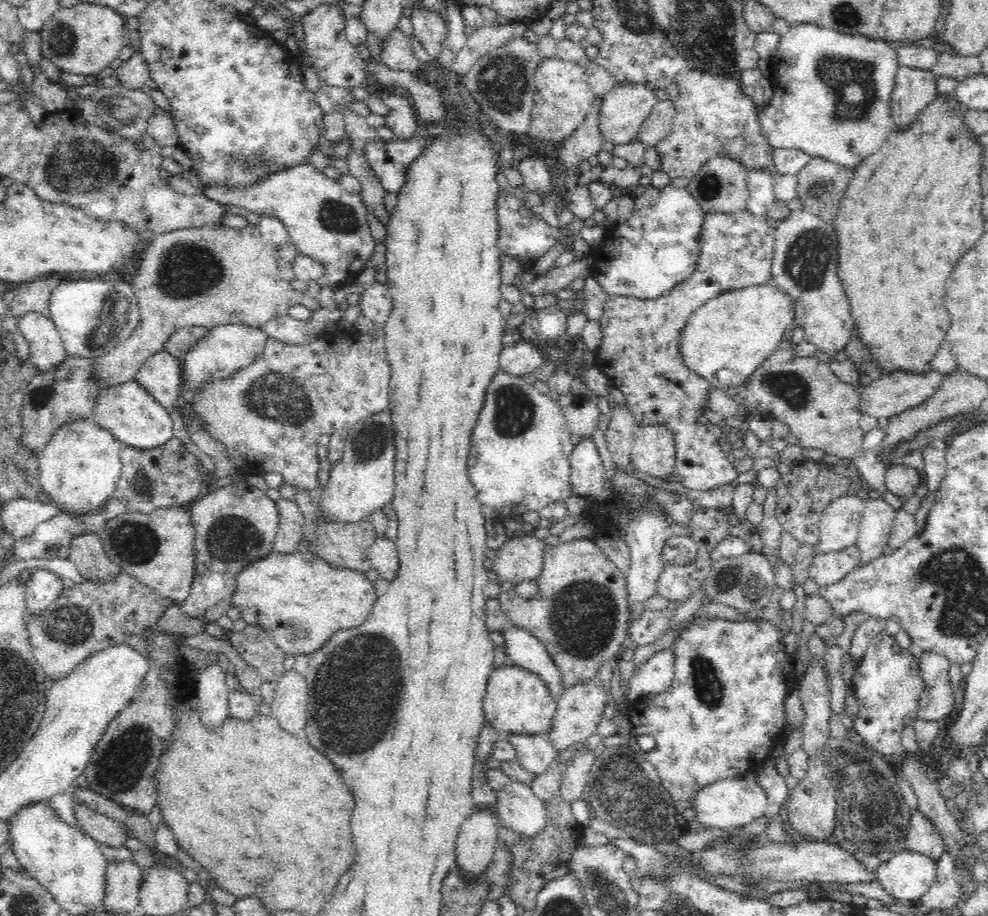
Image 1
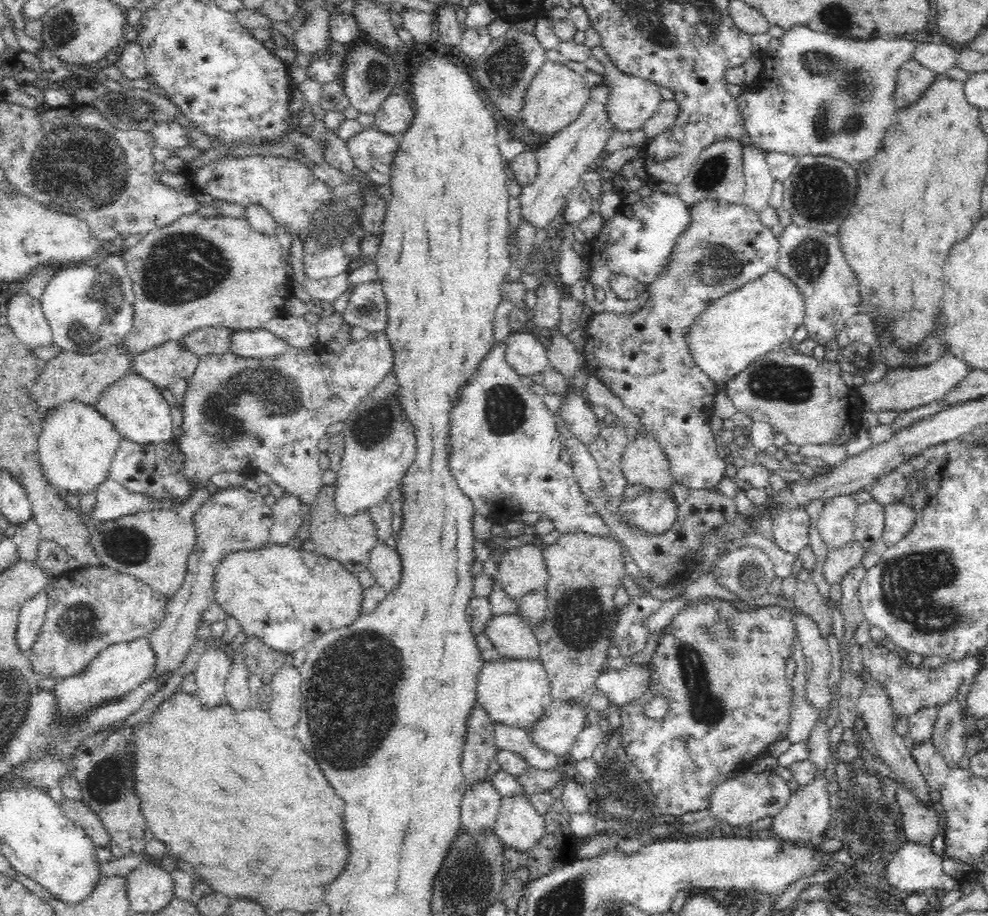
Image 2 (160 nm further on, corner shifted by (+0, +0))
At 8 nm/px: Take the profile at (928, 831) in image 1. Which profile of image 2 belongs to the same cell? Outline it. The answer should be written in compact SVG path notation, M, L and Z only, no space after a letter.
M902 784L898 786L898 803L902 809L907 842L914 845L931 846L939 830L936 810L922 806Z

